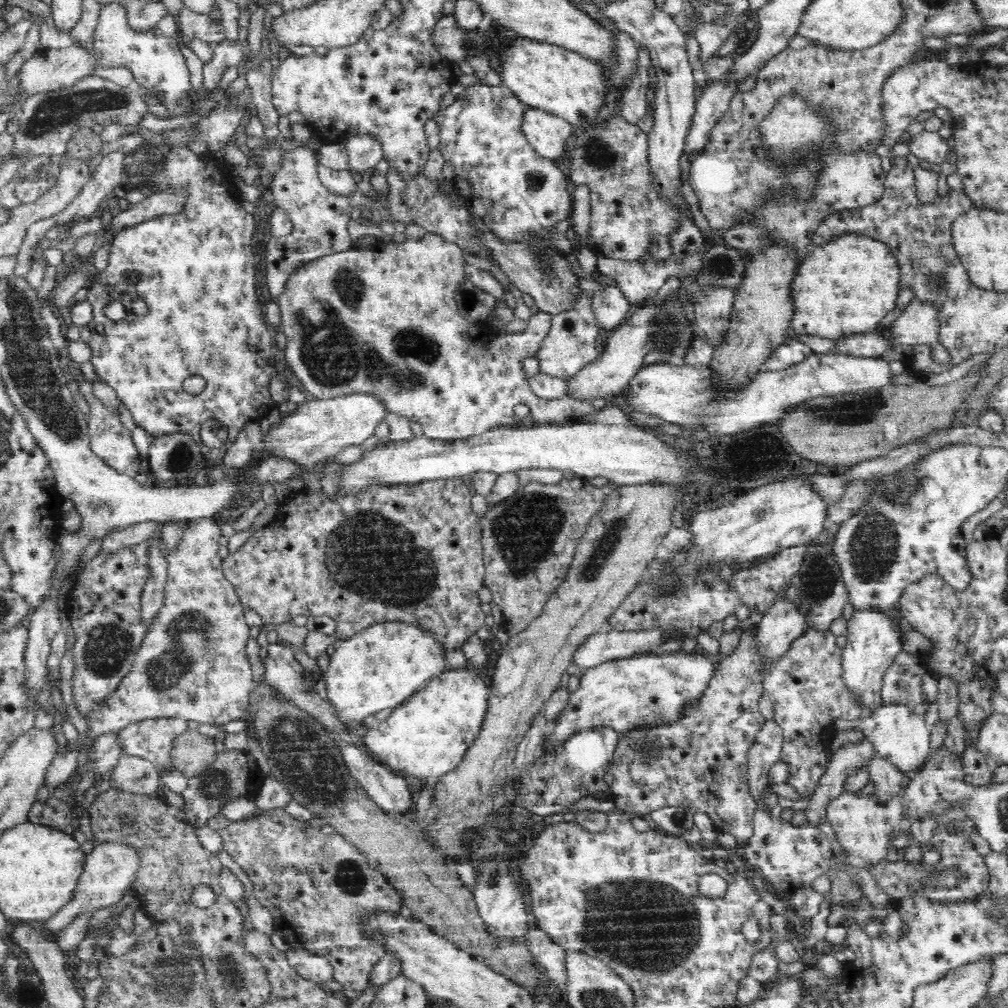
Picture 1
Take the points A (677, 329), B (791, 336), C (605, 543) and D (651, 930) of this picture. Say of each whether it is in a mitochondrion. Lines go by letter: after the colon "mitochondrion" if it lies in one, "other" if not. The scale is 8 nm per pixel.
A: mitochondrion
B: other
C: mitochondrion
D: mitochondrion

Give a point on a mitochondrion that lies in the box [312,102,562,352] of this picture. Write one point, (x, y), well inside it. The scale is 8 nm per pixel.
(349, 286)

